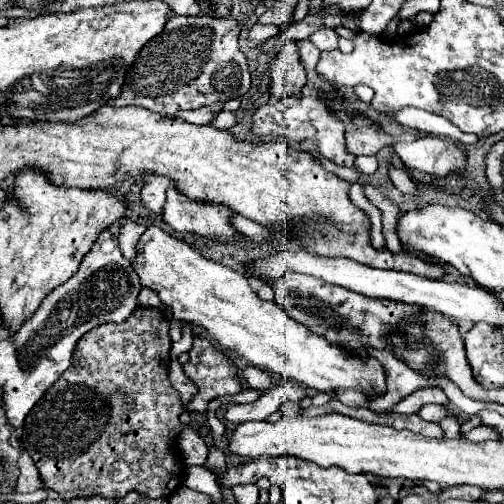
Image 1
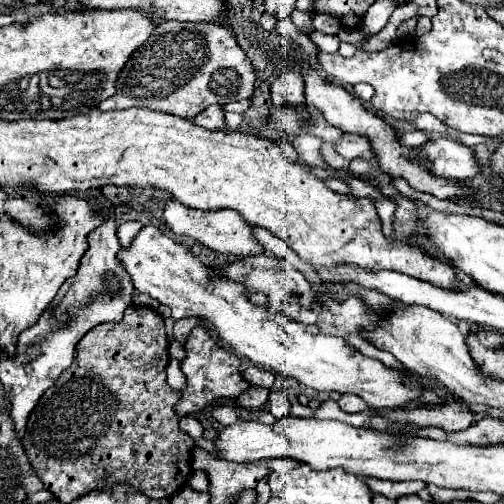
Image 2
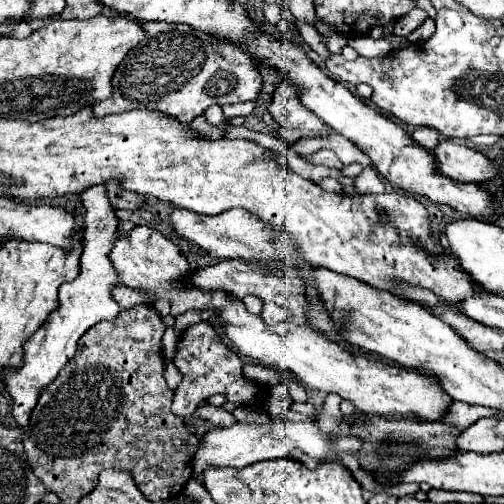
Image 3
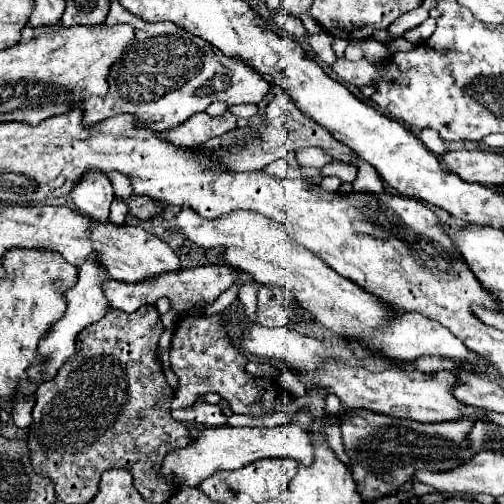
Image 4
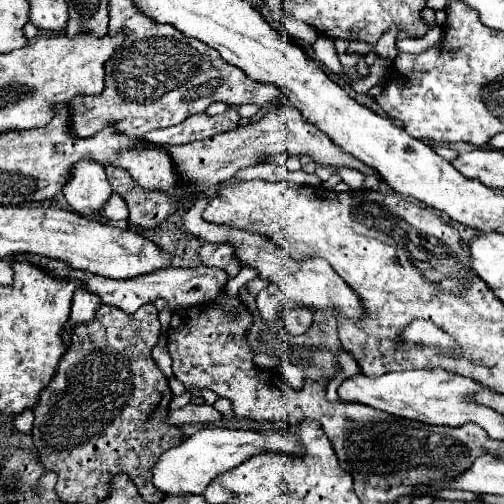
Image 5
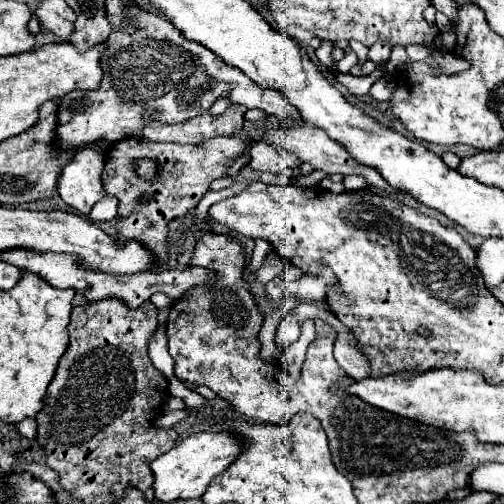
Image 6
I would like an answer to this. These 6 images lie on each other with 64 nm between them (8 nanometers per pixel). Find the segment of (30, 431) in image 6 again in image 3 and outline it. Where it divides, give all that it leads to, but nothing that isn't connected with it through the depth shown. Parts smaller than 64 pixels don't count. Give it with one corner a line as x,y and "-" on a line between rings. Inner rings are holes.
96,184
80,192
80,200
82,206
86,208
80,274
76,280
60,286
60,308
52,314
52,318
44,322
44,328
40,328
36,336
28,340
28,352
24,354
24,368
20,368
20,372
8,372
8,376
4,376
6,390
14,398
12,416
20,428
28,424
30,412
34,410
42,388
48,386
58,376
58,370
74,356
80,336
96,322
114,320
116,314
120,312
120,306
116,304
116,300
112,300
112,288
120,284
120,280
108,260
108,252
112,250
114,242
114,232
118,228
114,208
110,206
104,184

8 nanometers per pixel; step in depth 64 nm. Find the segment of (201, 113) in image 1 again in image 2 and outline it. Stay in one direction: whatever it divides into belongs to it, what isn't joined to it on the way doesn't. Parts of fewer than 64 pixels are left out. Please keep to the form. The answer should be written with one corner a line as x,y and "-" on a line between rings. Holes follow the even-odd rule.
208,106
200,116
194,118
194,122
208,130
230,130
230,128
226,128
224,112
220,106

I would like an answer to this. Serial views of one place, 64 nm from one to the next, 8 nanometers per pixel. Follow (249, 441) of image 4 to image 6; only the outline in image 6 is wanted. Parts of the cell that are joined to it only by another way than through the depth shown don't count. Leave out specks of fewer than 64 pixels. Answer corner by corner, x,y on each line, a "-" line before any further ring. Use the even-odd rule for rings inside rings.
200,432
184,438
178,442
170,452
158,456
150,470
154,474
154,496
158,502
172,502
172,500
186,500
186,498
202,498
210,480
224,472
232,458
242,452
242,442
230,432

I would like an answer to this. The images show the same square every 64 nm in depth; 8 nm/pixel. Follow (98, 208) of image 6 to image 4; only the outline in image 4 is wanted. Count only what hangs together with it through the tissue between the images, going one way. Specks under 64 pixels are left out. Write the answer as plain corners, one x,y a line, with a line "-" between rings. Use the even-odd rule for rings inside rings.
114,196
112,206
110,206
110,222
114,222
114,224
124,222
122,218
126,218
126,214
128,214
128,212
130,212
128,204
126,204
120,196

